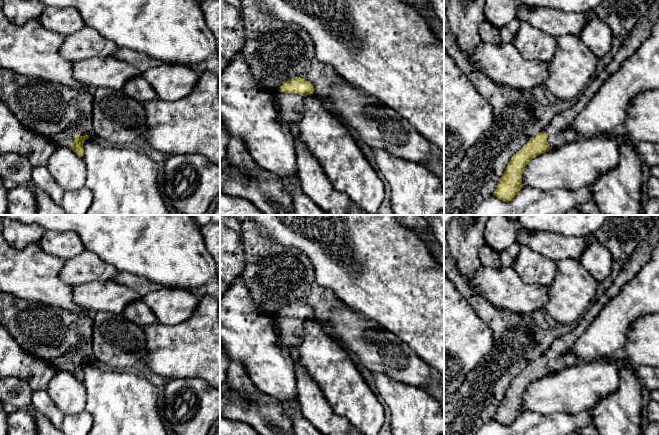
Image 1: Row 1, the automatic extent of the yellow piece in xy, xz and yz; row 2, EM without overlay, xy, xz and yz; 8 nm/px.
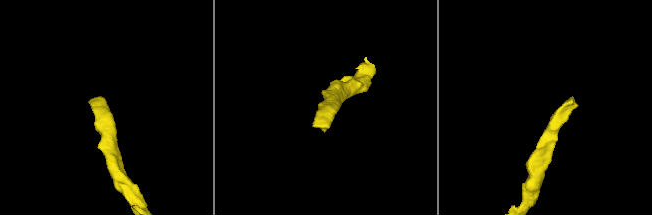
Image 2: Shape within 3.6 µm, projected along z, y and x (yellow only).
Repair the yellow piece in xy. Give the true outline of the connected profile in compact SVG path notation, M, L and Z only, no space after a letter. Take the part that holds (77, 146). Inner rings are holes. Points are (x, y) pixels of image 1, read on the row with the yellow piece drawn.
M87 123L72 126L61 133L54 134L51 139L58 146L70 147L78 156L83 157L83 143L89 138L89 127Z

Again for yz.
M659 0L635 24L630 36L624 41L614 59L584 88L576 103L557 114L537 136L531 138L510 160L502 177L499 179L494 195L503 202L511 201L523 188L522 174L526 165L536 156L552 149L559 148L577 139L570 128L577 115L591 97L598 91L602 82L614 73L621 64L633 55L650 36L659 18Z

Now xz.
M301 77L284 82L276 93L280 119L289 125L299 123L303 117L305 97L313 93L313 84Z

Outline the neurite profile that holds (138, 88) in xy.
M142 76L131 78L123 86L122 91L140 103L158 99L157 93Z

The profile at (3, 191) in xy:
M0 177L0 215L7 214L8 202L7 202L8 190L3 185L3 178Z

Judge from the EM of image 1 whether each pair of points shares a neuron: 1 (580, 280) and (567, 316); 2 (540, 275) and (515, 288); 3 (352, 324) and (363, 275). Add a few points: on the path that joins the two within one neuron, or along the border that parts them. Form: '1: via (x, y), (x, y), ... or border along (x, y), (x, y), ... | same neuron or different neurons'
1: via (572, 289), (567, 301), (567, 307) | same neuron
2: border along (511, 268), (524, 282), (540, 283), (547, 286) | different neurons
3: border along (345, 305), (358, 313) | different neurons

